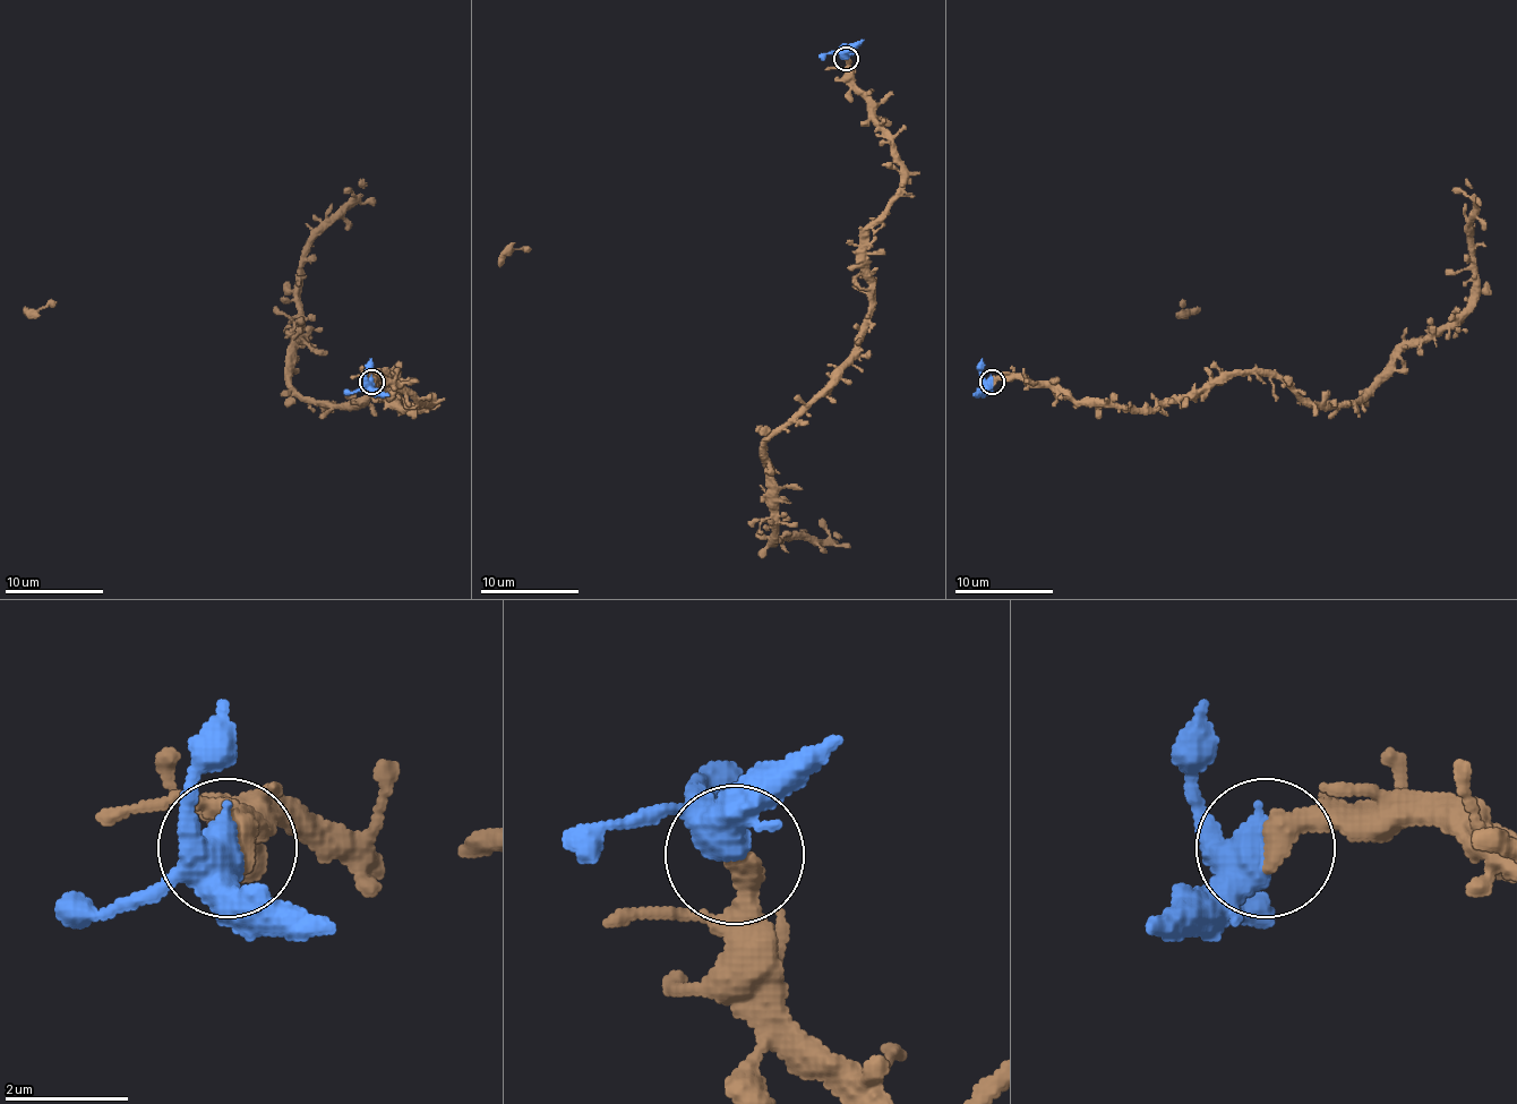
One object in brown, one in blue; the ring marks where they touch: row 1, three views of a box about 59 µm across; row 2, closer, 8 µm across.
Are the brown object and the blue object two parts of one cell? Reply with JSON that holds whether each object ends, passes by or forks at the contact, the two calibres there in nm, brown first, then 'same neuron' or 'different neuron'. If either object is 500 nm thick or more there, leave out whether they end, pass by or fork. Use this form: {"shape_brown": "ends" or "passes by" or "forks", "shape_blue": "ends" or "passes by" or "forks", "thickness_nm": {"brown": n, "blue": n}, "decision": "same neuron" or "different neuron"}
{"shape_brown": "ends", "shape_blue": "passes by", "thickness_nm": {"brown": 480, "blue": 460}, "decision": "same neuron"}

